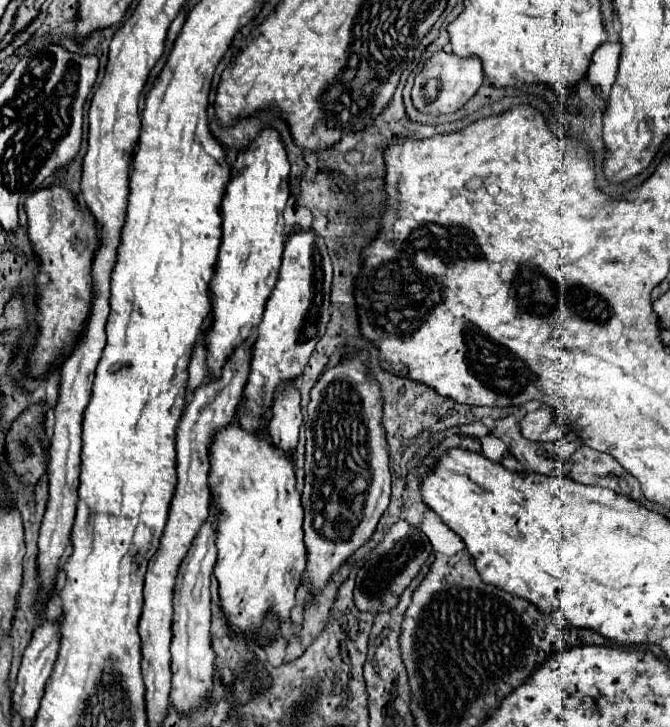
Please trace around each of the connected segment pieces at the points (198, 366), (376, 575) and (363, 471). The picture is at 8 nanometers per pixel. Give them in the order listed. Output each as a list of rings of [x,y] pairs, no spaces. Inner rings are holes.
[[[205,333],[201,335],[197,347],[193,349],[193,357],[191,357],[191,363],[189,363],[189,383],[187,383],[187,399],[193,397],[193,391],[195,387],[199,387],[205,377],[207,377],[207,369],[205,369],[205,345],[203,345],[203,339],[205,339]]]
[[[411,527],[411,529],[413,531],[409,531],[403,539],[395,541],[395,545],[387,553],[379,555],[379,557],[371,557],[359,569],[355,591],[353,591],[353,599],[355,599],[355,605],[361,611],[379,613],[379,611],[393,609],[395,603],[399,601],[399,595],[409,587],[409,583],[415,579],[415,575],[423,567],[423,563],[433,553],[431,541],[427,539],[427,535],[423,531],[419,531],[419,527]]]
[[[367,353],[359,355],[359,359],[347,359],[347,363],[339,363],[335,367],[327,367],[321,379],[311,389],[309,401],[309,421],[307,429],[307,453],[305,453],[305,489],[301,495],[305,521],[305,547],[309,555],[307,563],[307,581],[311,591],[325,587],[331,579],[333,571],[341,567],[341,563],[359,549],[375,531],[377,521],[389,505],[391,495],[391,473],[389,473],[389,455],[387,441],[383,439],[381,415],[383,407],[379,403],[379,387],[375,381],[367,377]]]

